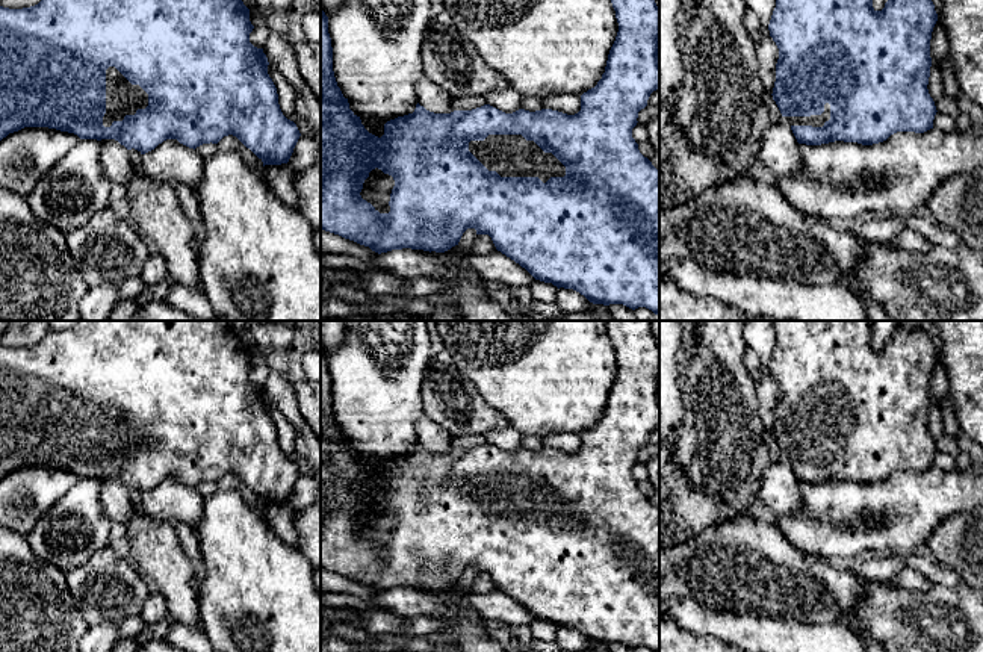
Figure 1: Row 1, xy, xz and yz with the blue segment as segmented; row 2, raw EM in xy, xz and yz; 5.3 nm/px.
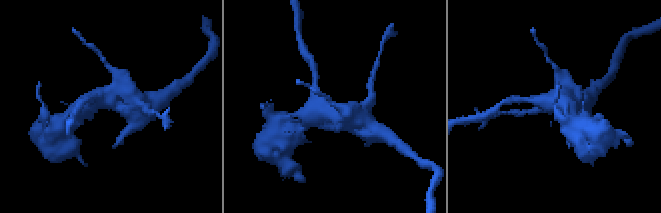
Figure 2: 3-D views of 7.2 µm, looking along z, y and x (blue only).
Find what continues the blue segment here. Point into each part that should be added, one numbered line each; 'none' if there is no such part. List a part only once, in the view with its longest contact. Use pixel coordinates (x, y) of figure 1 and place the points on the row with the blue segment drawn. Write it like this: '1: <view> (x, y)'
1: xz (508, 155)

